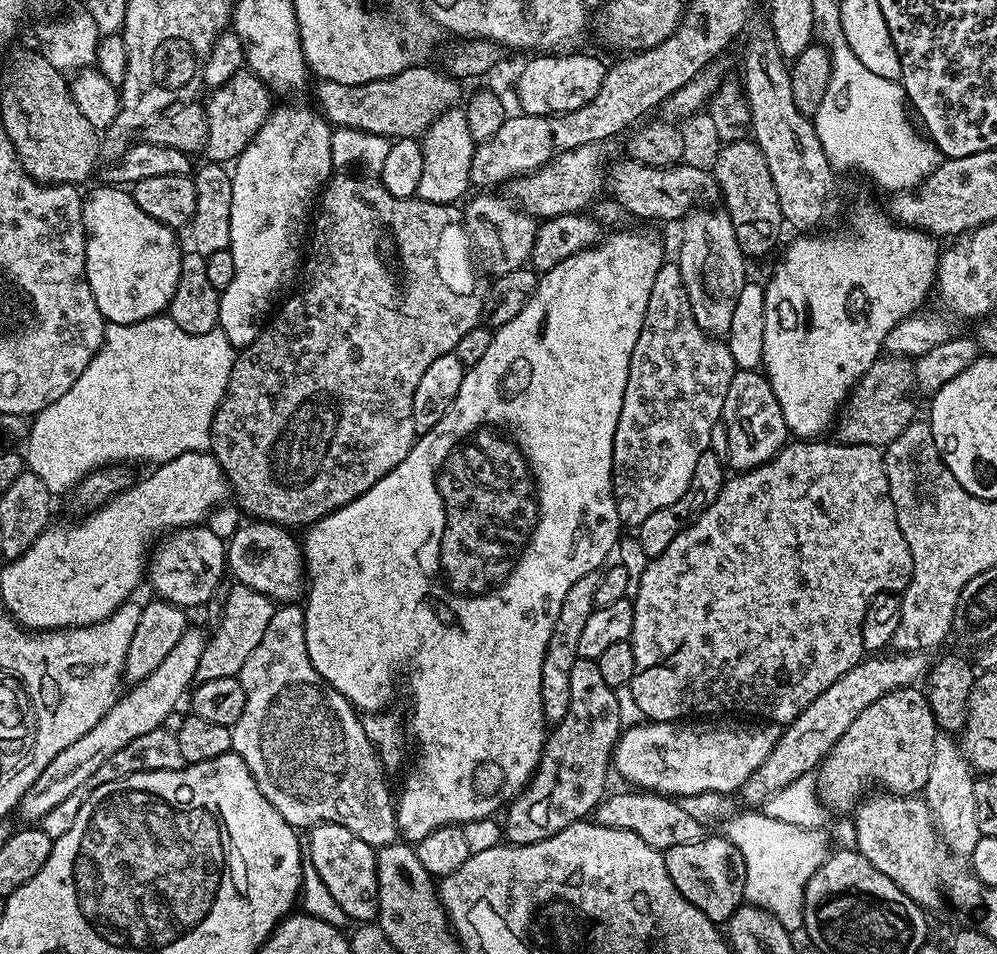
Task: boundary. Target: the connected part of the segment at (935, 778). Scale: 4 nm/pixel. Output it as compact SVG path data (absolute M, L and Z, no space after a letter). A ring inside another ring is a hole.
M933 757L930 776L927 778L922 798L932 812L933 827L939 833L945 847L958 858L959 856L971 857L981 836L975 817L974 784L973 769L963 757Z

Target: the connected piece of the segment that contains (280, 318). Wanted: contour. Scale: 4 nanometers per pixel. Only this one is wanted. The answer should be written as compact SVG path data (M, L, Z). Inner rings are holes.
M333 175L328 183L324 185L318 197L318 211L312 220L310 230L310 239L308 252L304 258L302 266L303 272L300 276L302 286L281 306L280 310L273 313L273 316L260 329L259 336L250 344L248 348L239 349L236 361L232 367L232 373L228 375L228 389L225 390L223 400L218 406L218 410L212 419L212 446L211 453L215 456L218 463L222 466L224 477L228 479L228 486L231 495L234 497L235 503L239 504L241 513L250 515L260 522L269 524L278 524L281 526L293 526L292 524L304 524L303 526L311 526L316 521L321 520L326 514L332 513L336 509L340 509L344 505L348 505L354 498L360 497L374 486L375 482L381 480L390 472L398 463L406 458L413 445L415 444L418 433L414 426L413 420L413 398L414 391L418 388L419 379L426 372L430 362L434 362L434 358L438 358L447 352L455 352L462 334L466 334L466 330L477 327L478 324L478 306L484 303L484 292L482 284L480 288L480 280L476 277L476 268L472 265L472 256L474 260L474 252L472 241L468 239L468 232L464 228L464 213L456 204L439 204L438 202L426 202L419 198L407 196L406 198L394 198L394 194L390 194L384 189L384 185L379 179L370 178L372 180L363 180L360 176L339 176Z

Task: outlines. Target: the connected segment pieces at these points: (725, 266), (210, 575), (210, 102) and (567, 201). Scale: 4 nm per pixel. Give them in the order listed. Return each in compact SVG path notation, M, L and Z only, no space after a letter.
M697 206L684 217L680 228L680 257L678 263L682 280L686 286L686 294L690 298L690 308L694 310L694 318L702 331L713 338L727 337L730 322L734 318L734 305L738 303L738 294L746 283L744 263L746 257L738 246L738 238L734 234L734 226L730 222L730 214L723 207Z
M206 526L175 529L155 545L146 564L146 580L152 583L157 597L169 600L185 610L204 604L216 592L220 579L226 576L226 544Z
M241 70L234 74L234 78L230 78L230 82L211 89L207 94L208 100L203 101L203 106L208 137L202 149L202 156L205 161L213 164L227 165L243 154L254 134L264 124L264 119L270 111L270 92L264 81L259 80L254 73Z
M587 144L563 151L541 168L533 169L525 176L515 177L509 183L509 197L538 220L585 211L601 195L606 184L602 151L604 148L601 144Z

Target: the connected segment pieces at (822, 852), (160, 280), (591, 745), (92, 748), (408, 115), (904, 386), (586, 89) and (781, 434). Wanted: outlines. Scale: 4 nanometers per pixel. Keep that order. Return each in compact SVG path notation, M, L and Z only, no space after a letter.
M744 810L736 820L736 832L740 837L735 837L734 843L744 855L746 874L744 875L744 899L749 905L764 908L793 934L799 933L804 926L804 891L814 878L818 866L826 862L830 855L830 836L823 827L803 828L780 821L777 817L769 816L764 810Z
M120 186L99 187L93 190L92 196L85 195L82 200L84 205L84 230L86 233L84 238L84 249L86 250L86 282L90 282L90 294L94 294L94 302L108 324L133 324L134 322L149 320L151 316L161 315L167 309L168 303L174 298L174 290L178 286L178 278L180 277L182 247L180 248L179 242L176 241L177 233L169 228L167 224L150 218L150 214L146 214L146 210L142 210L142 206L138 206L138 202L134 202L131 191L125 190Z
M578 658L574 662L574 670L570 670L570 710L566 718L562 718L562 722L547 733L544 752L532 779L516 795L515 800L507 805L503 813L504 818L502 816L503 839L509 844L542 842L558 834L558 830L566 830L566 826L570 826L574 821L585 819L606 795L604 787L608 784L608 772L610 776L610 765L614 760L621 731L616 689L606 686L595 660Z
M189 626L182 638L178 638L174 650L166 654L162 666L154 670L154 674L131 685L127 689L129 692L125 691L117 699L111 710L98 722L98 726L82 734L82 738L70 742L70 746L66 746L62 754L55 756L50 766L42 770L38 780L26 790L25 796L20 800L18 814L24 822L39 822L43 816L50 814L50 810L54 810L54 806L58 806L69 794L74 794L74 790L78 790L78 786L82 786L82 782L86 782L90 774L95 774L110 757L118 754L118 750L122 750L126 742L134 742L134 738L142 738L142 734L150 734L150 730L165 727L169 723L168 715L179 706L180 699L183 696L185 699L186 693L193 687L205 643L206 632L196 626Z
M413 66L394 74L389 80L371 80L365 84L343 84L320 80L315 107L337 129L354 128L387 138L420 138L448 108L461 103L457 77L447 71L435 72L429 66Z
M881 355L862 374L855 388L848 393L848 399L844 401L835 421L835 439L842 444L865 444L878 449L885 449L906 426L917 419L916 404L912 401L912 388L917 387L916 373L911 359L903 356Z
M536 54L532 61L520 72L516 80L516 100L520 103L519 111L525 116L553 116L559 112L578 110L598 94L602 86L602 78L606 71L603 64L596 56L556 56L560 54Z
M738 370L730 378L730 390L726 390L723 424L729 439L727 463L732 464L737 473L749 472L774 458L785 444L789 443L790 433L786 418L782 418L782 406L774 398L774 390L767 376L760 370Z

